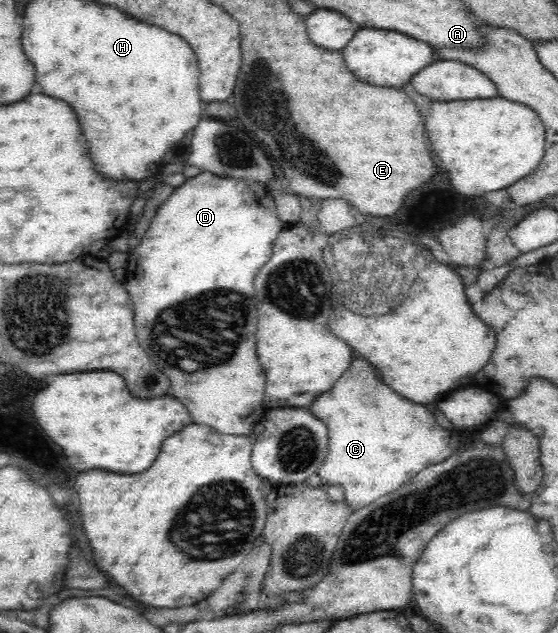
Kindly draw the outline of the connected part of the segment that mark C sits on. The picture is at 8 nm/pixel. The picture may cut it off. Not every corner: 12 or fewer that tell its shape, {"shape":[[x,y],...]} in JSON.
{"shape":[[355,356],[310,405],[353,511],[464,441]]}

